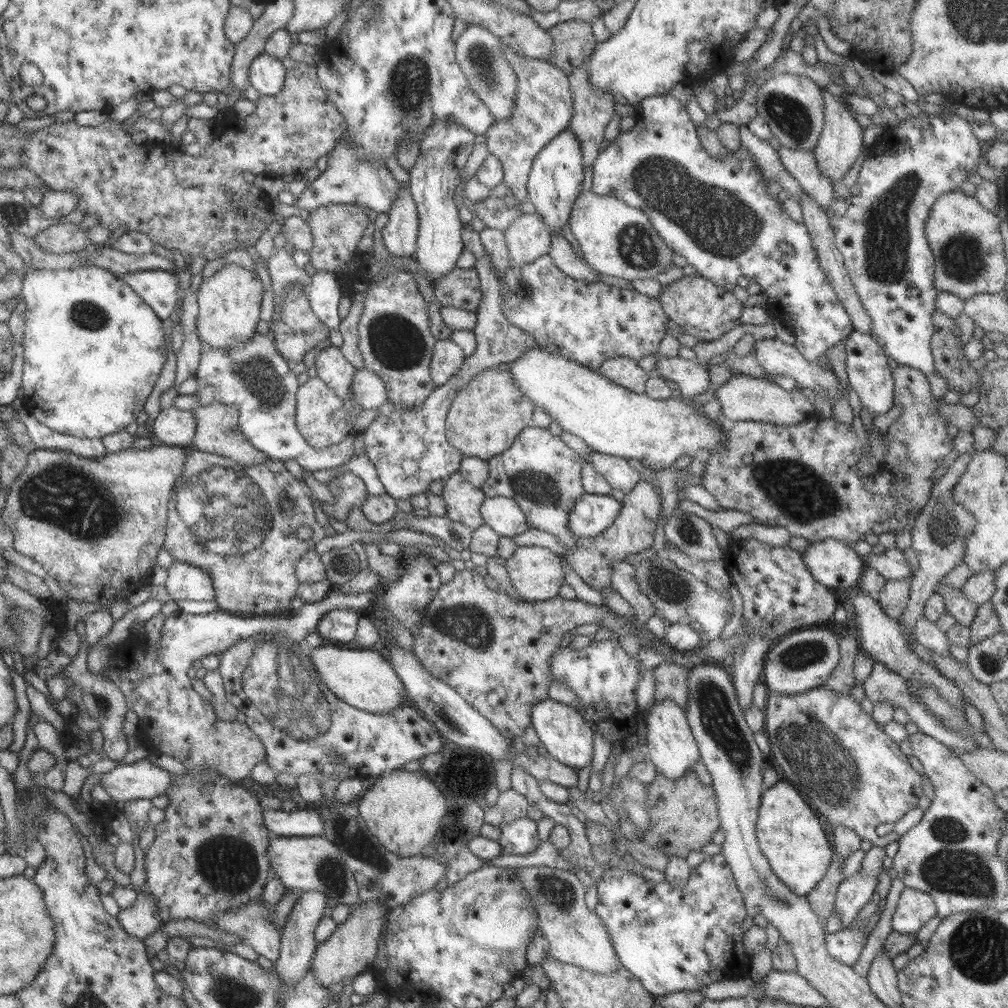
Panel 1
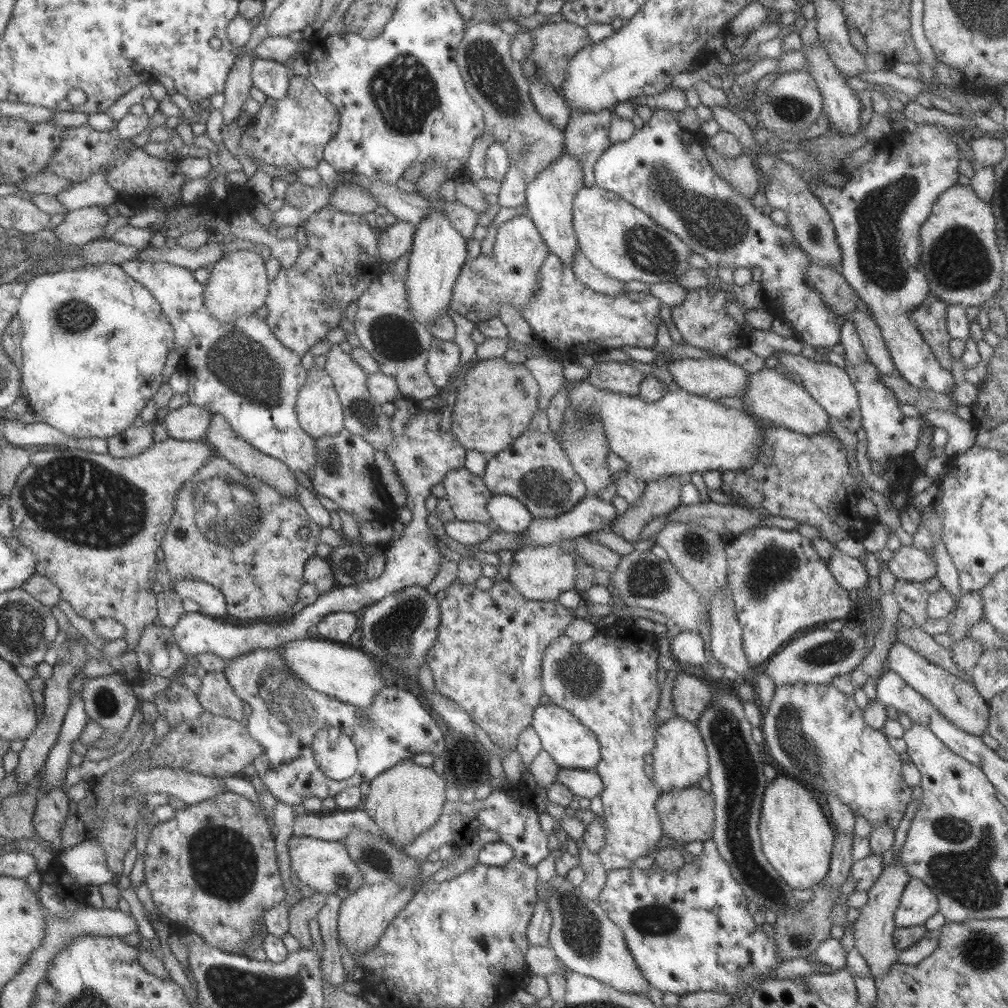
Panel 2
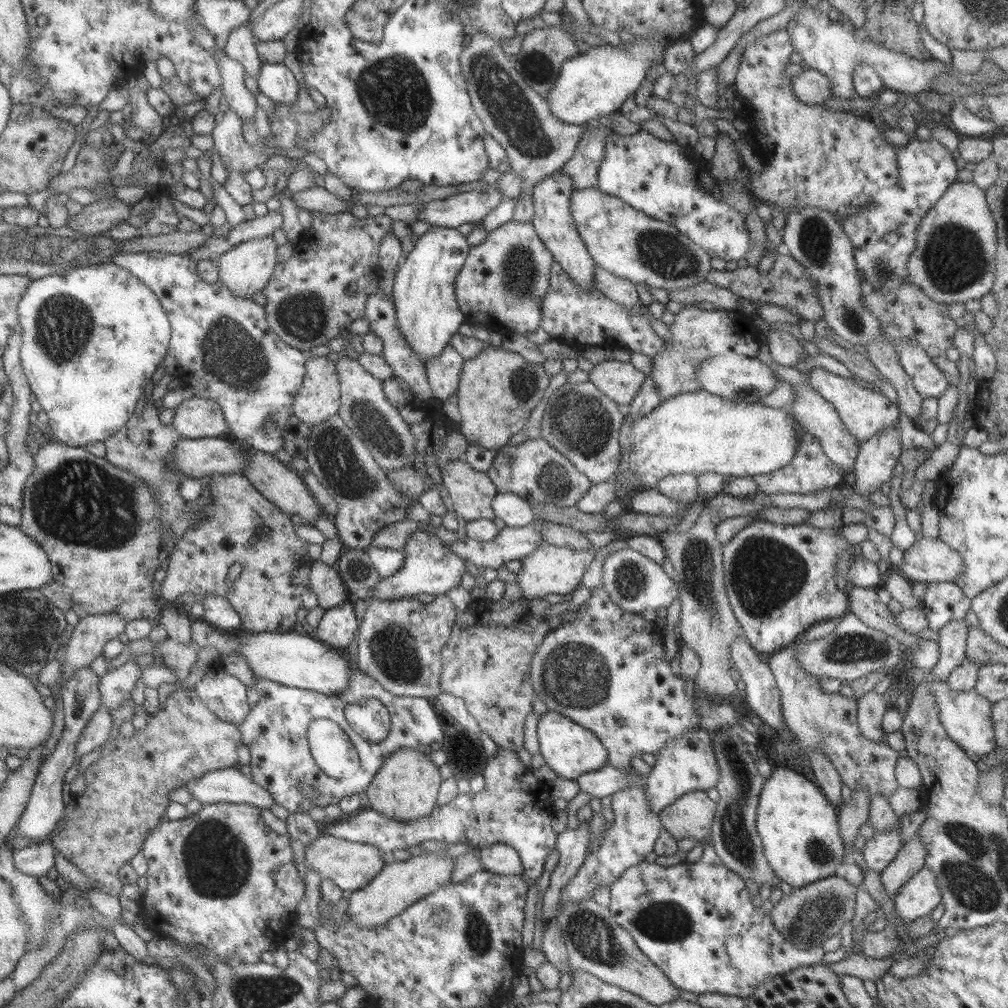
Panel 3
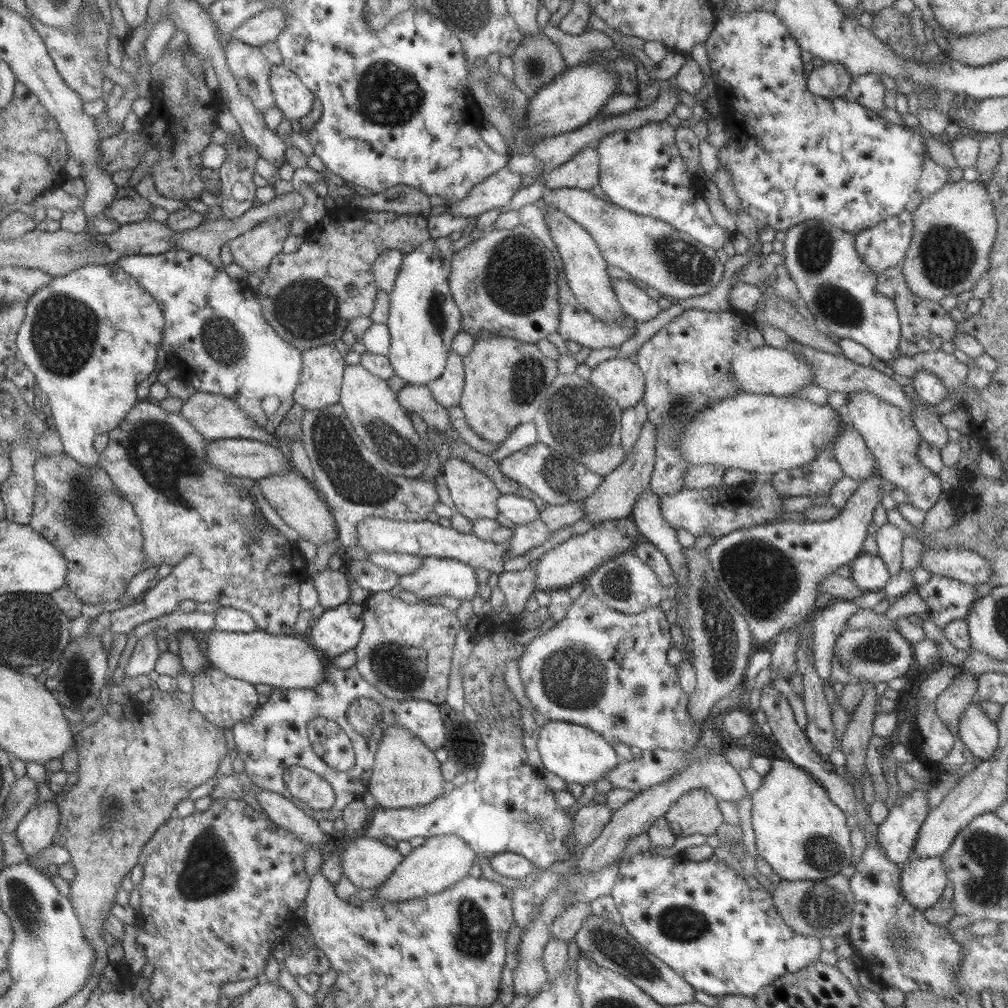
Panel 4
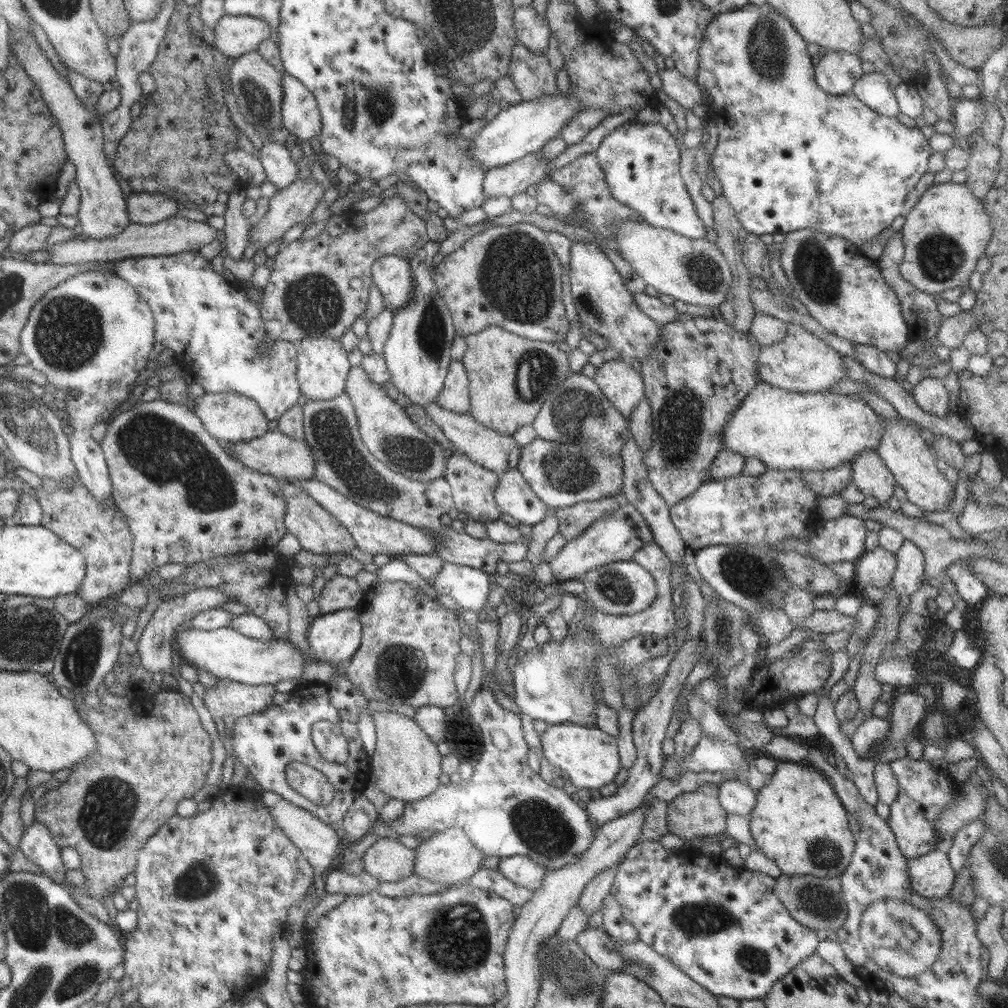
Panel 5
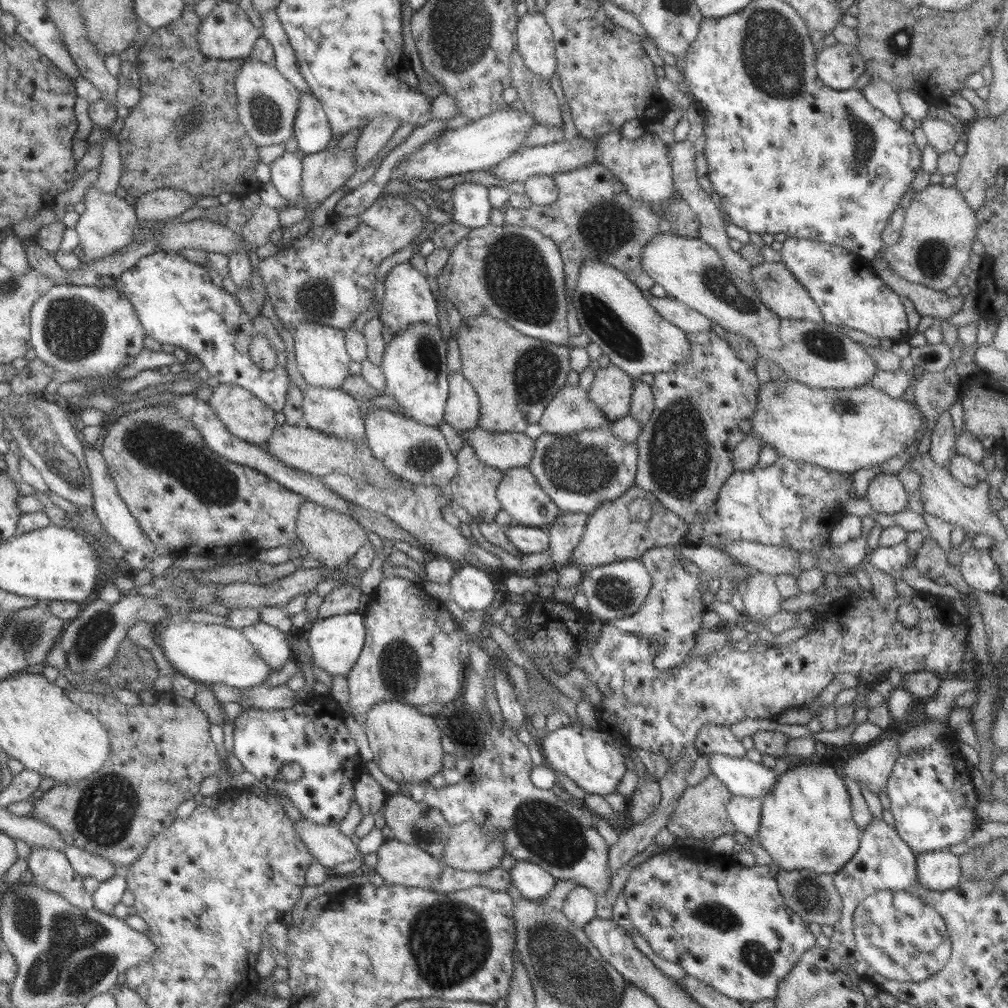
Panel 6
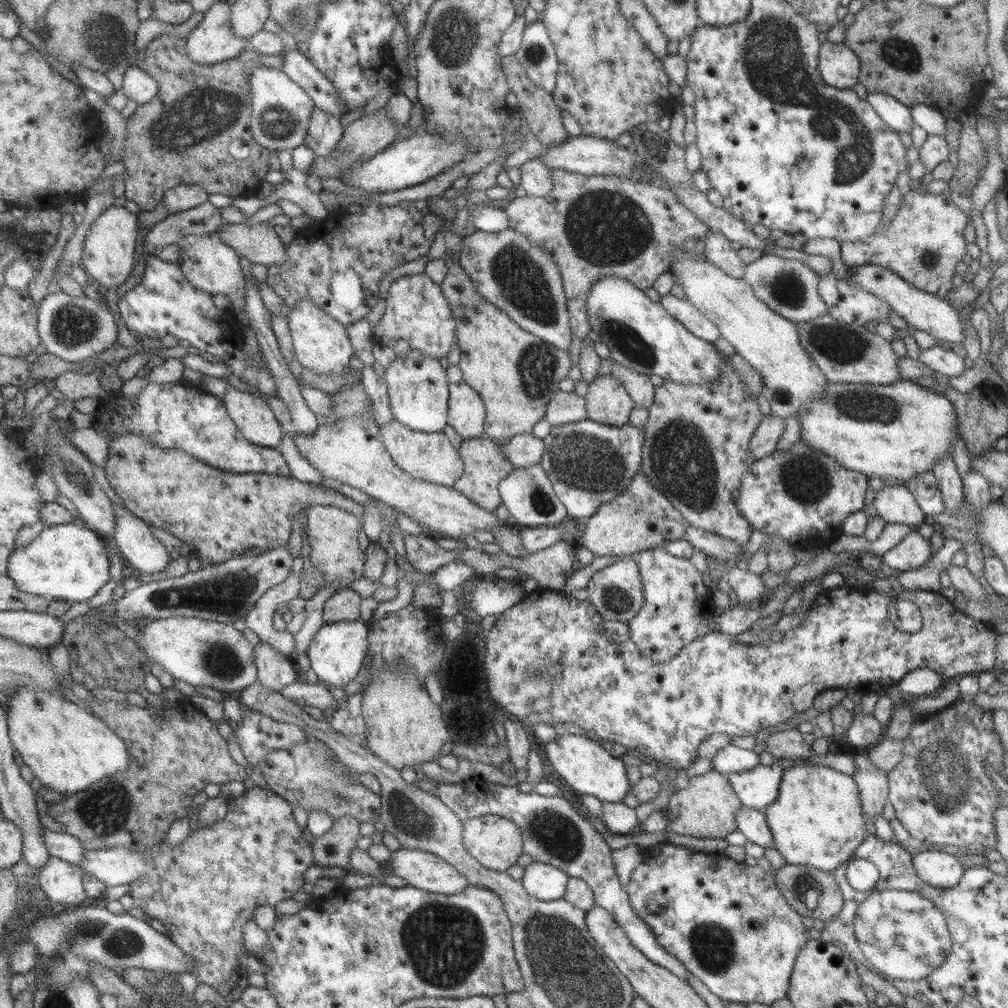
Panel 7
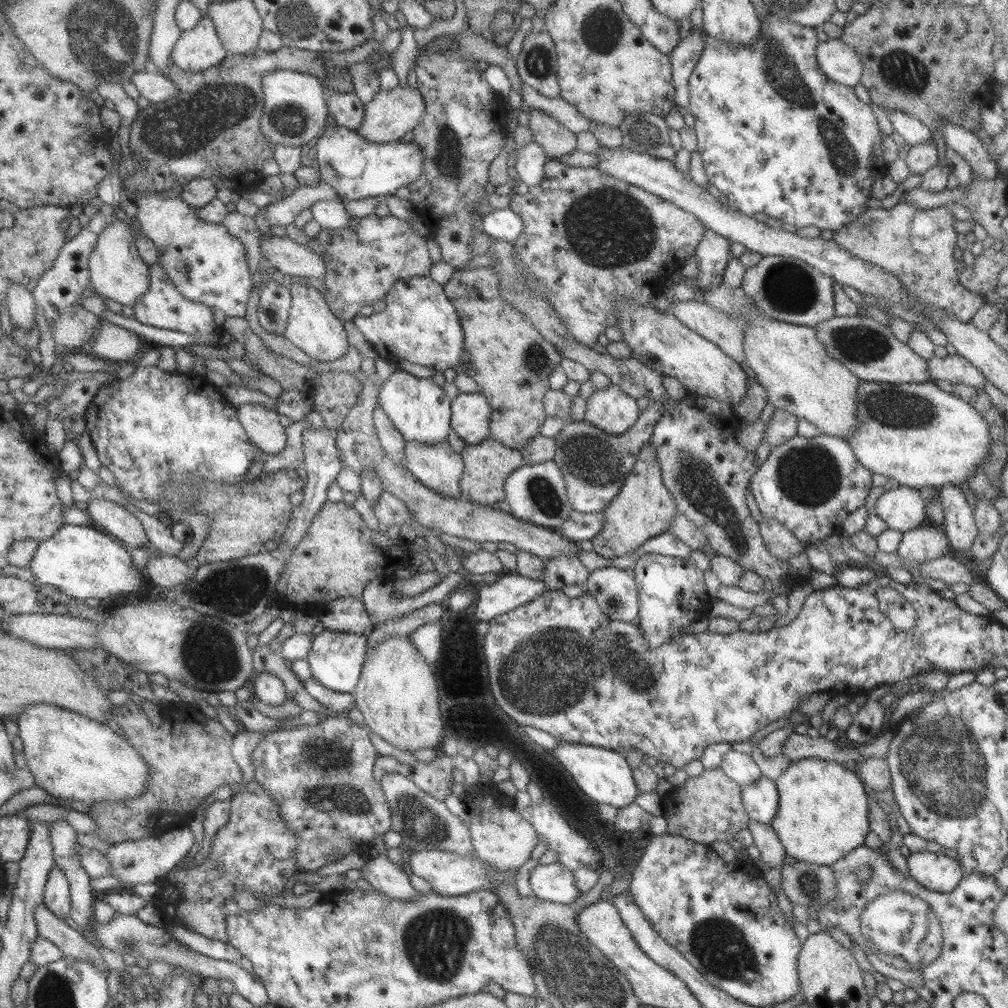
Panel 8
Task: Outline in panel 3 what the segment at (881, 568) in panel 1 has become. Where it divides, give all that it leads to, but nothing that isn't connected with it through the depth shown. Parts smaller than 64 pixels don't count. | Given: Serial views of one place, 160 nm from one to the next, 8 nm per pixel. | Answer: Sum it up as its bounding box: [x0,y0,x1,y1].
[897,537,963,583]

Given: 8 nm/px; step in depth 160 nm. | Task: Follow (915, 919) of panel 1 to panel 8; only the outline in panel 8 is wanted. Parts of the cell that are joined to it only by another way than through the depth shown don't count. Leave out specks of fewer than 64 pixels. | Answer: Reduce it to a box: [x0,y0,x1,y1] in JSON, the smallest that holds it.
[905,851,964,892]

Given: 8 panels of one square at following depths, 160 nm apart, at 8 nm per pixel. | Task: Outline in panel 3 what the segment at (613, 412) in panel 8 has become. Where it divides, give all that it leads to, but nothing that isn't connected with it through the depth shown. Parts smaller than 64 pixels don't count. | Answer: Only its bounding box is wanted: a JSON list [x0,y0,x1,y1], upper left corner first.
[588,359,647,408]

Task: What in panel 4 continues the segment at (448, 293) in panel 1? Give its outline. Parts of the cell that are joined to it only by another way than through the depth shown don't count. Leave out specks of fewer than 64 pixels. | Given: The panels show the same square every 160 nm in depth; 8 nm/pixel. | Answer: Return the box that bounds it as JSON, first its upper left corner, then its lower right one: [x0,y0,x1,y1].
[447,224,559,343]

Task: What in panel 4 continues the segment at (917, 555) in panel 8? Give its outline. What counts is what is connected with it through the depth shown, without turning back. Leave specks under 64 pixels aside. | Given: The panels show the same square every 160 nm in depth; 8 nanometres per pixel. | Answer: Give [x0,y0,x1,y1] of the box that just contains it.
[850,553,890,591]

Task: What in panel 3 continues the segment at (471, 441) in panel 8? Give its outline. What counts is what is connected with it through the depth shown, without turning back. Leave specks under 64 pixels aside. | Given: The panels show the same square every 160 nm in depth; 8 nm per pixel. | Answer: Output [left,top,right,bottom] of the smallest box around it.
[424,344,463,401]

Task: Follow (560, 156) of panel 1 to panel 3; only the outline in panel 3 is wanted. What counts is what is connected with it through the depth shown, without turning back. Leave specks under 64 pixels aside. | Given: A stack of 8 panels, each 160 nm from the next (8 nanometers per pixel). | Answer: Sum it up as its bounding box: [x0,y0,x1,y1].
[530,170,595,290]

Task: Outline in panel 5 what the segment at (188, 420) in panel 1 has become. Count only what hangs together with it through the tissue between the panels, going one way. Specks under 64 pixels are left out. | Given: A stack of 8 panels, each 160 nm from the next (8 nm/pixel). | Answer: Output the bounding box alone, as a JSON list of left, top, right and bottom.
[193,392,273,442]

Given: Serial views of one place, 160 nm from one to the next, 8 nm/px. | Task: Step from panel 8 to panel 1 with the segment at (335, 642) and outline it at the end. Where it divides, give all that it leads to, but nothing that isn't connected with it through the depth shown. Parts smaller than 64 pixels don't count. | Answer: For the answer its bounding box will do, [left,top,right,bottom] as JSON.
[315,608,362,644]

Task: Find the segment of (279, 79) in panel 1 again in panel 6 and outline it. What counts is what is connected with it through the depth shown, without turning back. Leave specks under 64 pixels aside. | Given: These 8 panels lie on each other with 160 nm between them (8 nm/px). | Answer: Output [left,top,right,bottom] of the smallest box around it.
[292,92,332,155]

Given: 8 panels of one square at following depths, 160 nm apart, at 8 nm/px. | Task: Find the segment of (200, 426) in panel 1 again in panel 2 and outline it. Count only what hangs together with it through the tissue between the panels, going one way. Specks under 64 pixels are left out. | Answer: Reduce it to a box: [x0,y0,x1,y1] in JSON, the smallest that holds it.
[203,414,297,500]

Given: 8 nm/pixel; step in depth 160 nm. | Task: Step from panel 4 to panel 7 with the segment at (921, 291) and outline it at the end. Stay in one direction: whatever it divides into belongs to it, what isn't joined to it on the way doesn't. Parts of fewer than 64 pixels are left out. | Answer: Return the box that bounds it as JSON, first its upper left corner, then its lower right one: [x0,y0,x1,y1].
[839,185,970,300]

